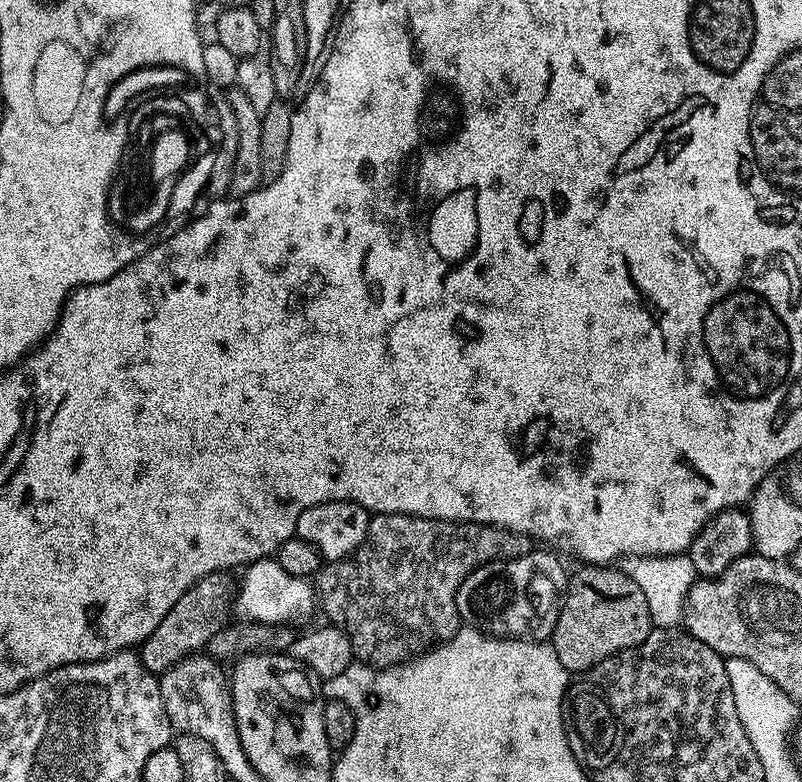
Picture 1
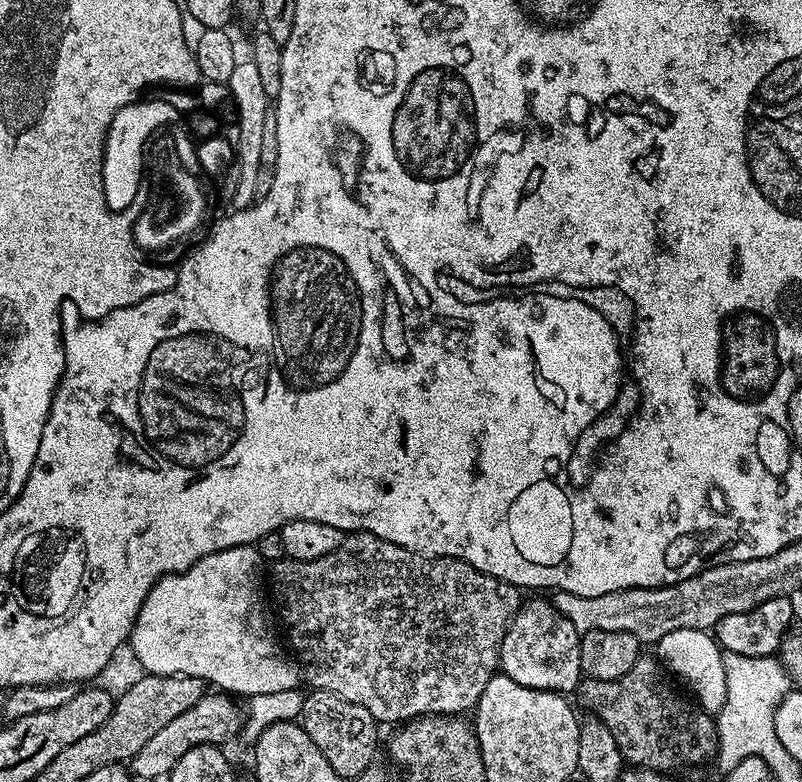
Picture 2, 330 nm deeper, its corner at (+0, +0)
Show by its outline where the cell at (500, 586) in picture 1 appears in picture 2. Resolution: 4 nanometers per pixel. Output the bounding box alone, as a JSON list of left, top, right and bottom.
[498,599,582,694]

